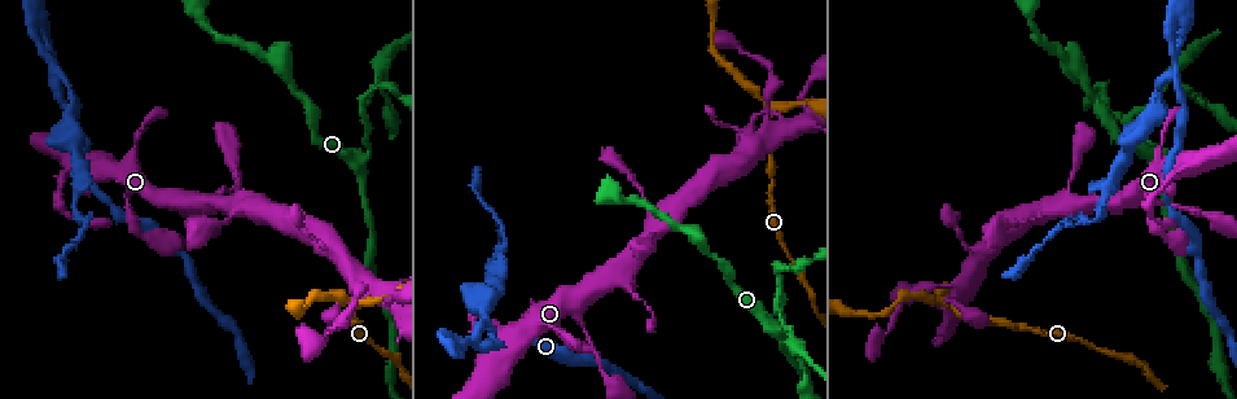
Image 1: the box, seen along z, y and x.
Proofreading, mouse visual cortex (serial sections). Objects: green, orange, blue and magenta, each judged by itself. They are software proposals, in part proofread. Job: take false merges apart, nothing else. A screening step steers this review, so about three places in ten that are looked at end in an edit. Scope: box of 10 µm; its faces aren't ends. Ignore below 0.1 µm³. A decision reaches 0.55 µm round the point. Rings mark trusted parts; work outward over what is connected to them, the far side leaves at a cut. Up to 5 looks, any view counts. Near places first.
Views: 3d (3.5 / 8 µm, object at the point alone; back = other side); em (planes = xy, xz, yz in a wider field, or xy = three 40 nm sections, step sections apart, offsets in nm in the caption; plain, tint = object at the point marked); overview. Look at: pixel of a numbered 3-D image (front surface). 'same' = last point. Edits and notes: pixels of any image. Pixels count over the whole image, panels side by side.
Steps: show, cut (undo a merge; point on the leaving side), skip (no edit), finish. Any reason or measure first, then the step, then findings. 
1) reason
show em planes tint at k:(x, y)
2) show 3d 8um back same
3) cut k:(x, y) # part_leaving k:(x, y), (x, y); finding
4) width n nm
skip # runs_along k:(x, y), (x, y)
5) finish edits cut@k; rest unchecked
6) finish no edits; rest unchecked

sharp bend
show 3d 3.5um at 1:(773, 330)

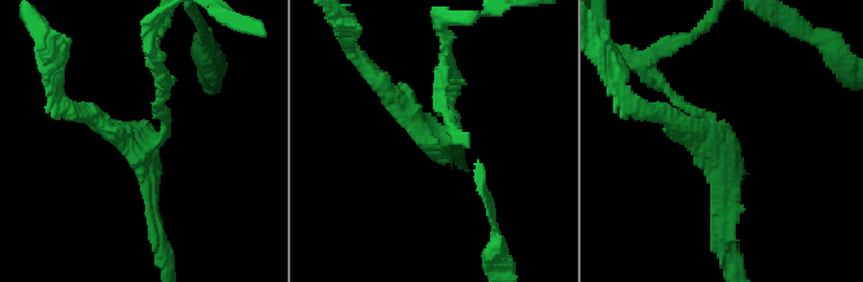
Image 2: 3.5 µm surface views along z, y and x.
arms 3; arm_widths 150, 200, 250 nm; need the tissue
show em xy step 5 tint at 2:(435, 139)

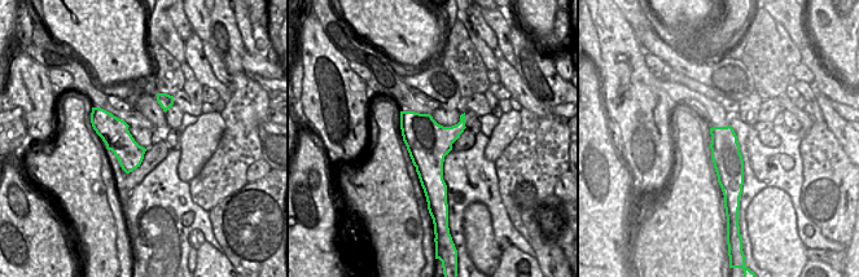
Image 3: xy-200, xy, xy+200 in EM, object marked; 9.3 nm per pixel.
skip # continuous, no second cell

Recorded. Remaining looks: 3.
looks like a crossing
show 3d 3.5um back at 1:(969, 275)

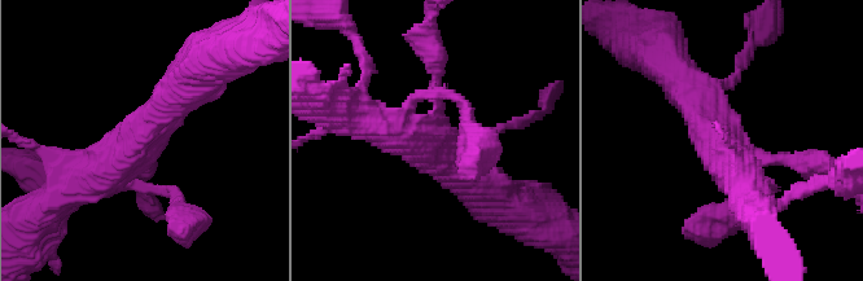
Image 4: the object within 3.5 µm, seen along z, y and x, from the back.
arms 4; arm_widths 150, 200, 500, 500 nm
show em xy step 2 tint at 4:(139, 141)

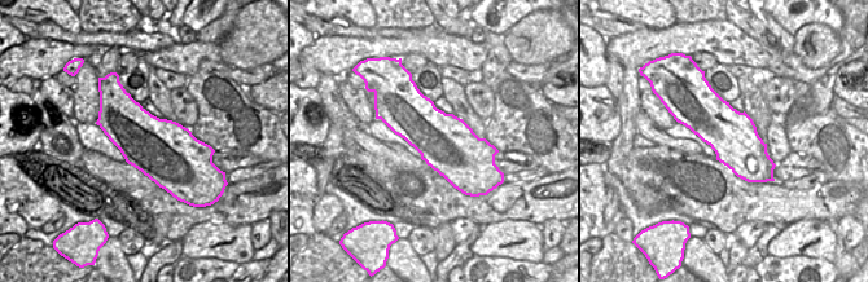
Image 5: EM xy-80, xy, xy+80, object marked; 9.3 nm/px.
skip # runs_along 4:(192, 79), (141, 139), (73, 187); all the same cell

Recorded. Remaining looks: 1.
finish no edits; rest unchecked

